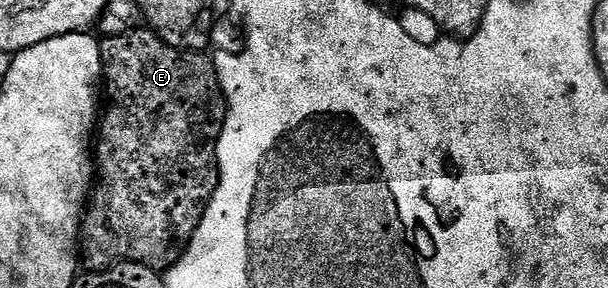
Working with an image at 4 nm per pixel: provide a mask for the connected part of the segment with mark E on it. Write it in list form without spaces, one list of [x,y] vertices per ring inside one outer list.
[[[138,26],[129,33],[120,34],[117,37],[104,36],[99,40],[99,49],[101,50],[101,62],[103,63],[103,79],[102,83],[105,85],[105,111],[101,116],[101,123],[97,128],[97,183],[93,188],[93,195],[89,200],[89,207],[86,209],[85,215],[81,221],[81,260],[84,265],[88,264],[88,269],[91,272],[102,272],[106,269],[115,267],[116,264],[144,264],[146,268],[153,268],[156,270],[166,270],[174,268],[176,264],[180,263],[181,257],[188,251],[193,234],[197,230],[197,226],[201,222],[201,218],[205,214],[205,210],[209,206],[209,202],[213,198],[213,194],[219,185],[219,139],[221,138],[221,130],[223,123],[227,121],[227,99],[223,96],[223,87],[219,81],[219,75],[215,69],[214,59],[210,55],[204,54],[199,50],[184,50],[181,48],[174,48],[169,46],[156,32],[152,32],[146,26]]]

